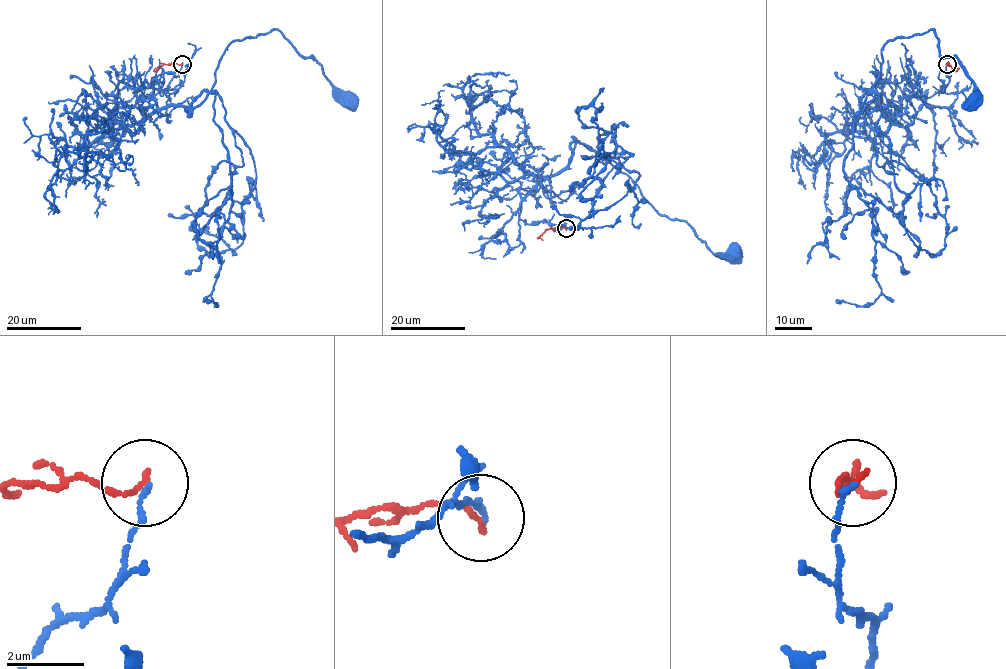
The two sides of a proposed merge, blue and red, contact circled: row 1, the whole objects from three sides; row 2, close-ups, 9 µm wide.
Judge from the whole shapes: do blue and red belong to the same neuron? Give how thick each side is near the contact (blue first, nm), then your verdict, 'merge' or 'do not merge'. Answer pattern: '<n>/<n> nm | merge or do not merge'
110/140 nm | do not merge

